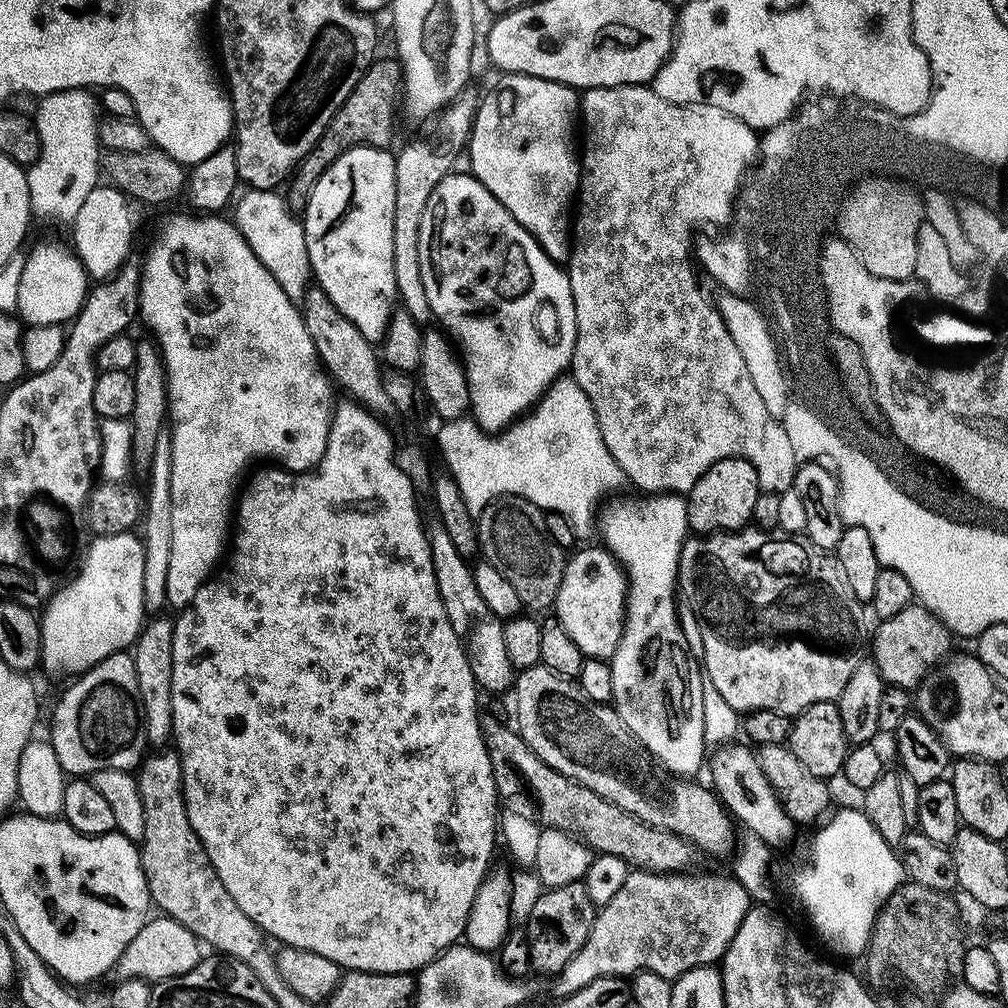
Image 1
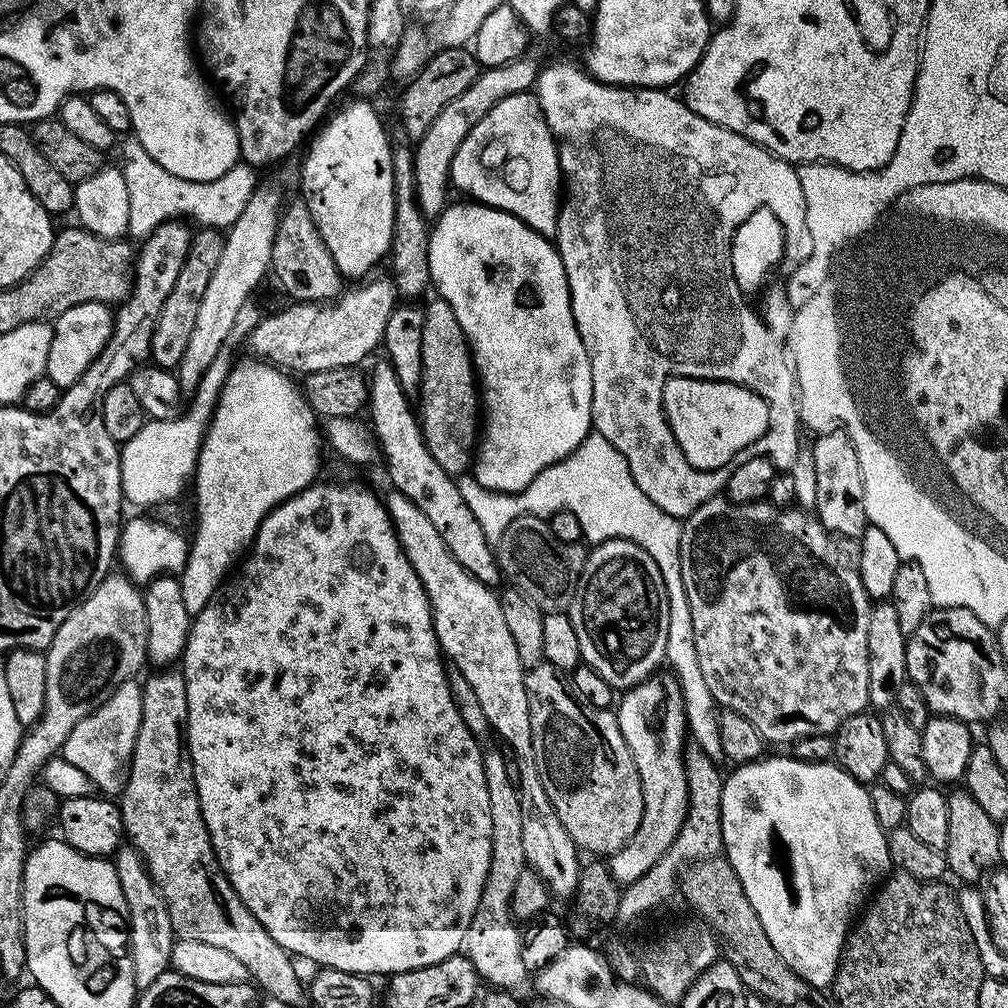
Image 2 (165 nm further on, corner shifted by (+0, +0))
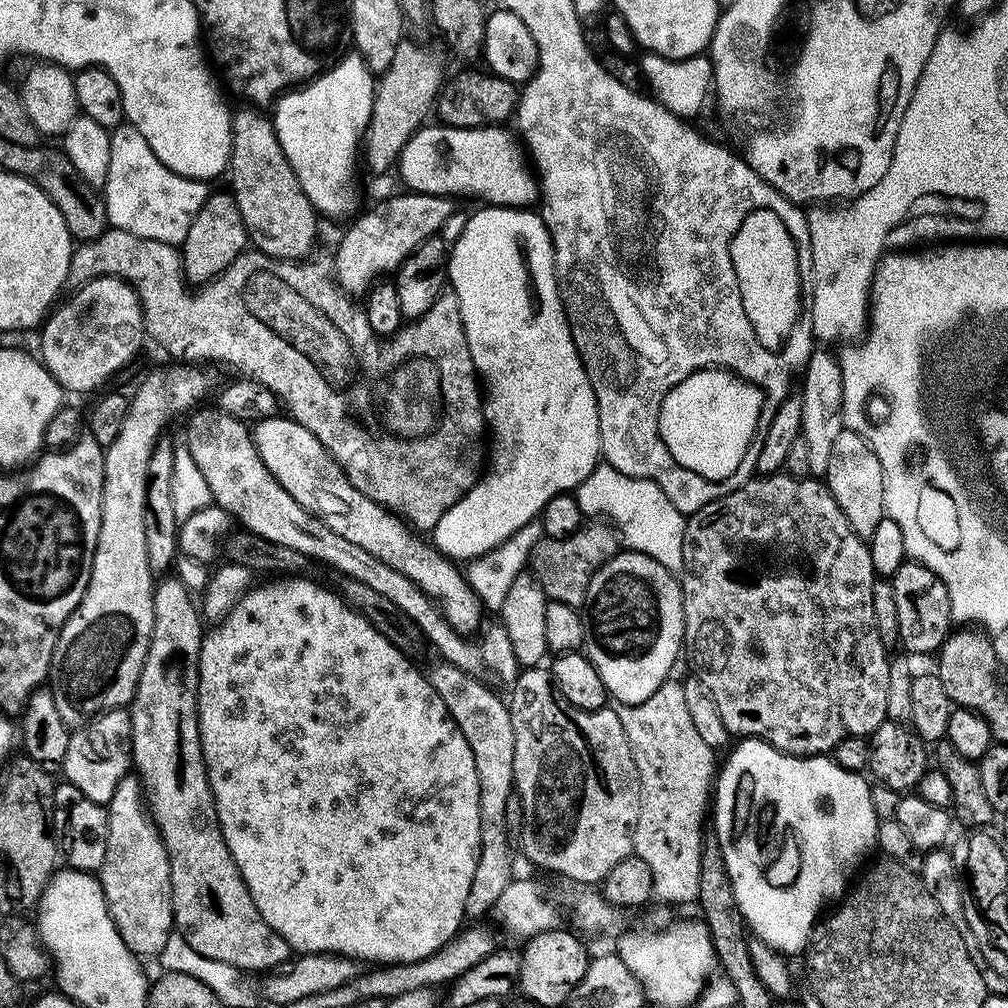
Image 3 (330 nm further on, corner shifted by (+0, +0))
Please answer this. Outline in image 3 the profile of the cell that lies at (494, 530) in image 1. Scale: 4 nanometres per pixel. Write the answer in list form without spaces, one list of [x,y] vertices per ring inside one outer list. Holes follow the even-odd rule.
[[[588,522],[570,538],[549,540],[542,538],[532,548],[530,571],[549,600],[566,602],[566,606],[579,609],[588,599],[588,587],[594,574],[610,558],[621,551],[622,537],[608,522]]]

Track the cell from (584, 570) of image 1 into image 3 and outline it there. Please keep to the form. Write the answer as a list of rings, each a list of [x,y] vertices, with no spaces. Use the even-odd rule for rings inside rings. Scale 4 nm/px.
[[[621,550],[594,574],[588,587],[584,622],[584,646],[588,661],[598,670],[609,697],[622,704],[640,704],[673,675],[676,659],[684,648],[684,590],[681,581],[654,558]]]

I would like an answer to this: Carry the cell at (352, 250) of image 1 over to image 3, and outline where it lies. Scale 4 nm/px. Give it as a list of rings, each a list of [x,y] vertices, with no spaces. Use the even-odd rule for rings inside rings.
[[[344,54],[319,76],[315,76],[303,86],[285,92],[271,109],[270,119],[278,134],[278,142],[294,174],[298,174],[298,182],[302,182],[306,198],[310,198],[321,217],[333,216],[334,219],[340,220],[343,216],[351,217],[357,211],[356,184],[352,181],[352,175],[356,172],[356,160],[358,164],[358,153],[362,148],[364,131],[368,129],[375,97],[374,73],[364,65],[362,57]]]

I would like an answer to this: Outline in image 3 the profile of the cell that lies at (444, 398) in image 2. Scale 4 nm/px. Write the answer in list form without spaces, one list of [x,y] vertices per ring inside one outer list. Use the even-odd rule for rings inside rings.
[[[109,227],[98,239],[81,243],[73,251],[68,271],[68,284],[73,289],[78,289],[99,276],[116,276],[119,280],[125,280],[127,284],[131,284],[140,299],[145,333],[151,339],[153,336],[176,359],[173,361],[183,362],[188,366],[225,364],[226,367],[233,368],[241,377],[257,380],[259,384],[266,386],[276,395],[277,401],[282,402],[283,407],[284,404],[288,407],[286,412],[289,417],[317,436],[322,446],[348,475],[354,487],[362,494],[369,496],[373,502],[380,504],[385,511],[407,522],[417,533],[431,533],[432,528],[438,526],[438,518],[442,518],[442,514],[446,514],[450,506],[458,503],[474,487],[486,468],[486,421],[482,388],[478,383],[476,367],[470,358],[470,346],[466,342],[458,298],[455,292],[445,290],[438,298],[438,302],[430,306],[425,316],[419,316],[414,322],[405,323],[400,331],[381,339],[374,334],[374,330],[370,330],[370,322],[366,318],[363,307],[340,287],[333,261],[312,259],[279,260],[273,256],[267,256],[265,252],[245,250],[238,258],[234,258],[234,262],[230,262],[227,270],[214,277],[209,284],[199,285],[193,290],[184,279],[184,261],[181,249],[177,245],[154,242],[154,238],[138,238],[138,234],[126,234],[126,230]]]

